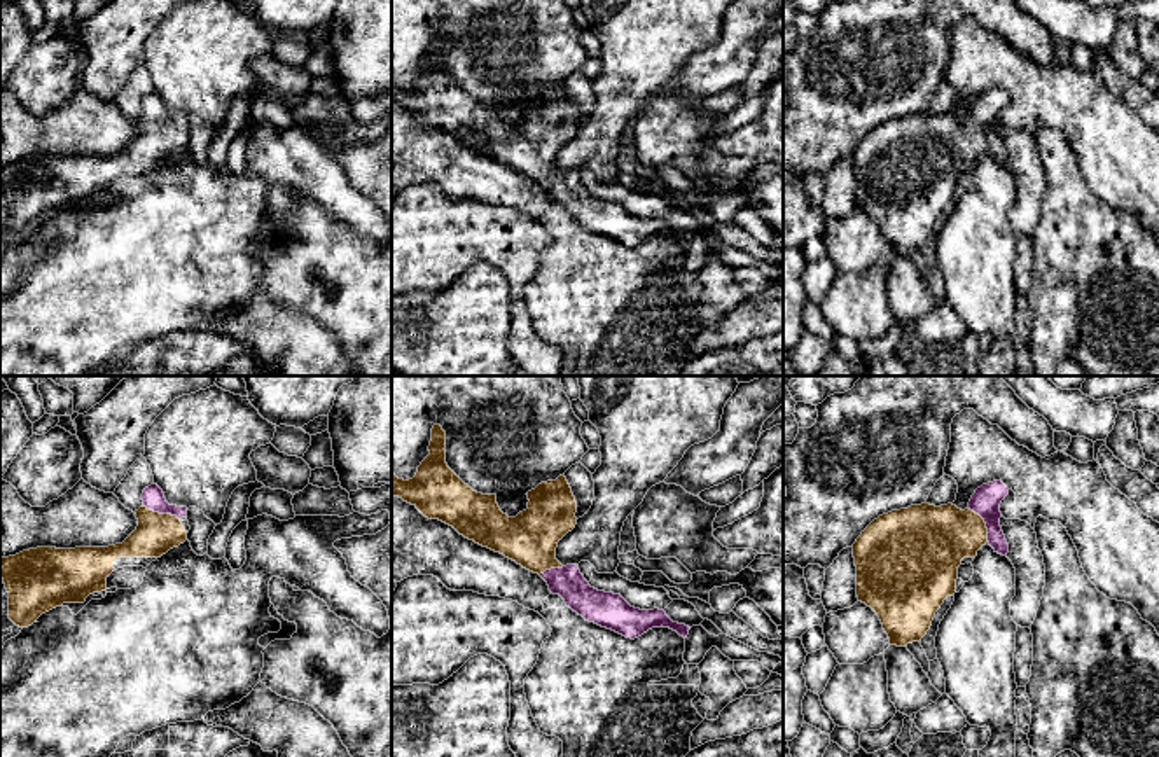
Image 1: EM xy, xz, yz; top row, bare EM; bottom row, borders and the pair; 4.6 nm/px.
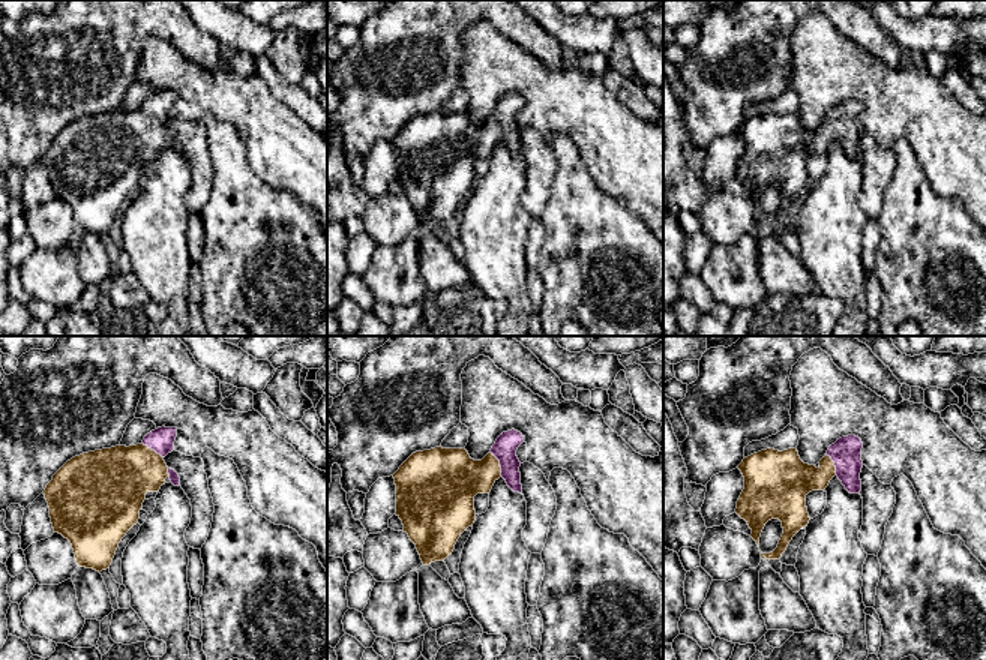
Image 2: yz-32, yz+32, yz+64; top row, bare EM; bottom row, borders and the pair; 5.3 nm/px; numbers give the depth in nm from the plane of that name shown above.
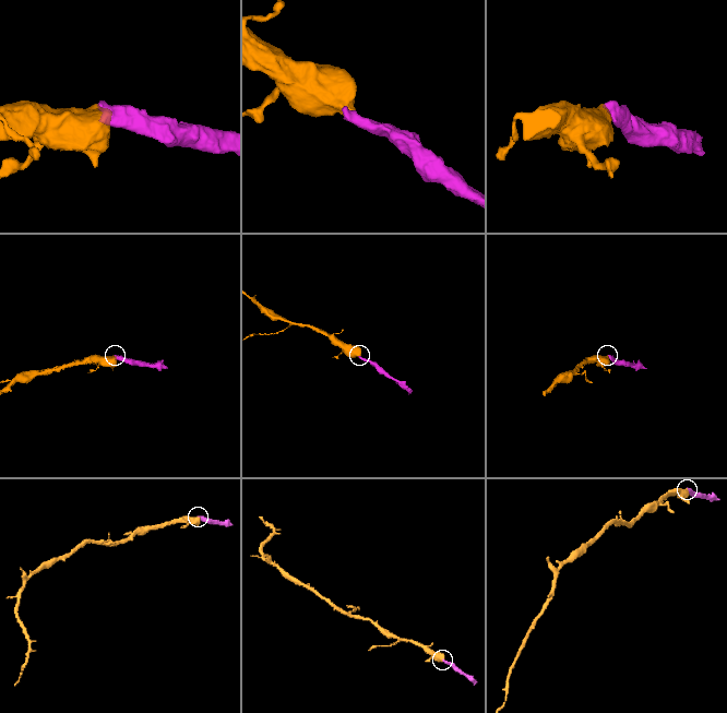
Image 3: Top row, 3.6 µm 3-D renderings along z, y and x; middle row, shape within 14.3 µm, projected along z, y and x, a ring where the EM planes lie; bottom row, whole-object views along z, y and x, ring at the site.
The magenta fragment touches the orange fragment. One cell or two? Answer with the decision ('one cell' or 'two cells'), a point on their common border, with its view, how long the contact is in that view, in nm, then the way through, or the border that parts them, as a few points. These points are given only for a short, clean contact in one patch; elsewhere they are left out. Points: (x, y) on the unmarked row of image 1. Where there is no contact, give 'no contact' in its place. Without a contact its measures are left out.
one cell; meets magenta in yz at (985, 130); contact 180 nm long; runs through yz (986, 109), (985, 130), (934, 149)

